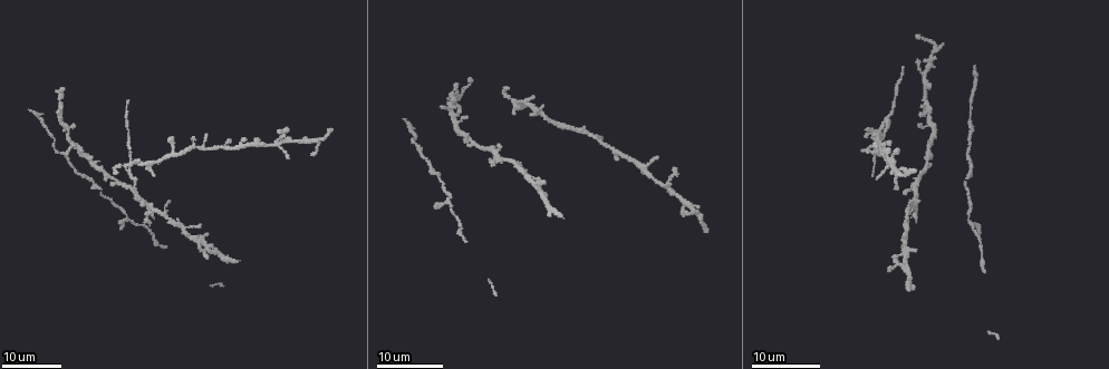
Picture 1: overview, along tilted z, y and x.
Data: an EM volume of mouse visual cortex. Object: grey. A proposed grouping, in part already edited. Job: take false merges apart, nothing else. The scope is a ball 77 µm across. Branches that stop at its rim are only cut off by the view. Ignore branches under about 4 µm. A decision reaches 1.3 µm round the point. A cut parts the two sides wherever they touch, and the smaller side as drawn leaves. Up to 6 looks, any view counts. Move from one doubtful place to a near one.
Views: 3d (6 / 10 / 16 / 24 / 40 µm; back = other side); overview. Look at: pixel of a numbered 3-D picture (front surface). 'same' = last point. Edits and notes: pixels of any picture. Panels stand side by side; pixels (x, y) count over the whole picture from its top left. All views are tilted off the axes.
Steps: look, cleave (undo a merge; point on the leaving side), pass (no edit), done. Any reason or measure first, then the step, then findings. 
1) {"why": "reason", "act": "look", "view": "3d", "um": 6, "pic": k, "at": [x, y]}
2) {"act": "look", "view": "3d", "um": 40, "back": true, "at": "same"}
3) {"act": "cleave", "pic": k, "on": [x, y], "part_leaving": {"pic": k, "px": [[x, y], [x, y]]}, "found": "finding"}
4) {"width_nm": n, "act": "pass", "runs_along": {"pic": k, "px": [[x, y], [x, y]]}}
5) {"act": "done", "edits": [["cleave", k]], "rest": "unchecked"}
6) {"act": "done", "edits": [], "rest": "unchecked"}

{"act": "look", "view": "3d", "um": 24, "pic": 1, "at": [428, 161]}

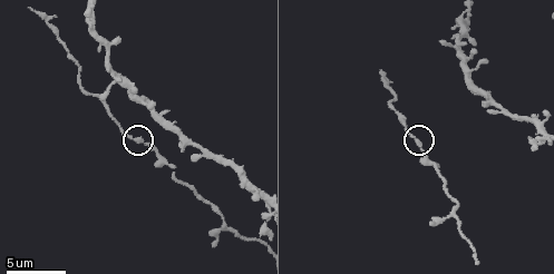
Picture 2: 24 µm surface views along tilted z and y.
{"act": "look", "view": "3d", "um": 6, "pic": 2, "at": [420, 144]}

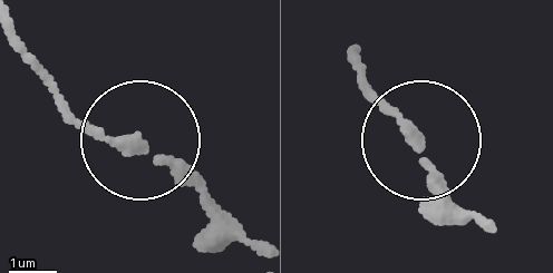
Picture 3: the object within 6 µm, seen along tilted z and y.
{"act": "pass", "found": "continuous, no second cell"}

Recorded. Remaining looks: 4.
{"why": "arms run side by side", "act": "look", "view": "3d", "um": 24, "pic": 1, "at": [934, 49]}

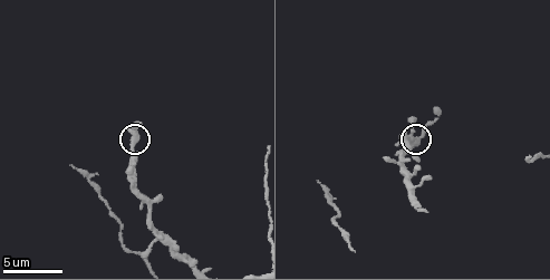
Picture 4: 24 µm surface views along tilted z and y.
{"act": "look", "view": "3d", "um": 6, "pic": 4, "at": [134, 146]}

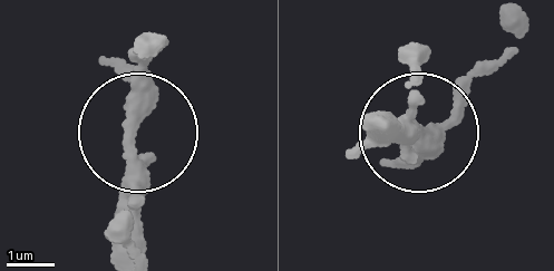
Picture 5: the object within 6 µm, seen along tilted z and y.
{"act": "pass", "runs_along": {"pic": 5, "px": [[392, 129], [440, 122], [468, 92]]}, "found": "continuous, no second cell"}

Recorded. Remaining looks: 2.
{"why": "side arm on a straight run", "act": "look", "view": "3d", "um": 16, "pic": 2, "at": [497, 107]}

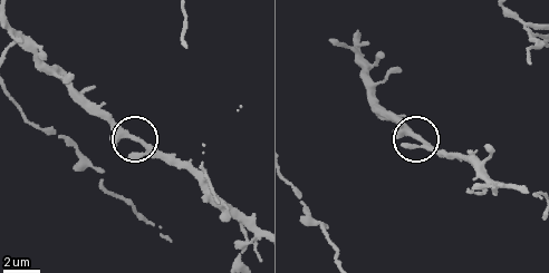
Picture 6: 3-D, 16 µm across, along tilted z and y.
{"act": "look", "view": "3d", "um": 16, "back": true, "pic": 6, "at": [133, 138]}

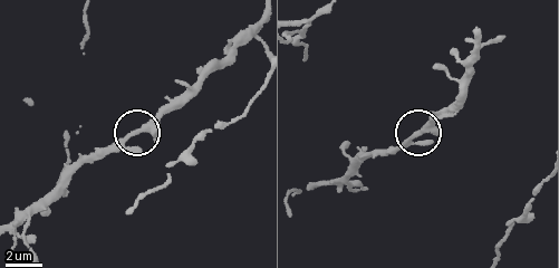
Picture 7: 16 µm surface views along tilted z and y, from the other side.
{"arms": 3, "act": "pass", "found": "all the same cell"}

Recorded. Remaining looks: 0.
{"act": "done", "edits": [], "rest": "unchecked"}

